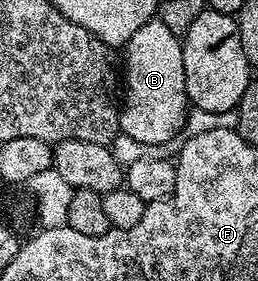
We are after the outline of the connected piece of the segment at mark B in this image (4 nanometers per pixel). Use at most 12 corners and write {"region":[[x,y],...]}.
{"region":[[152,19],[124,46],[120,133],[165,145],[188,114],[179,34]]}

